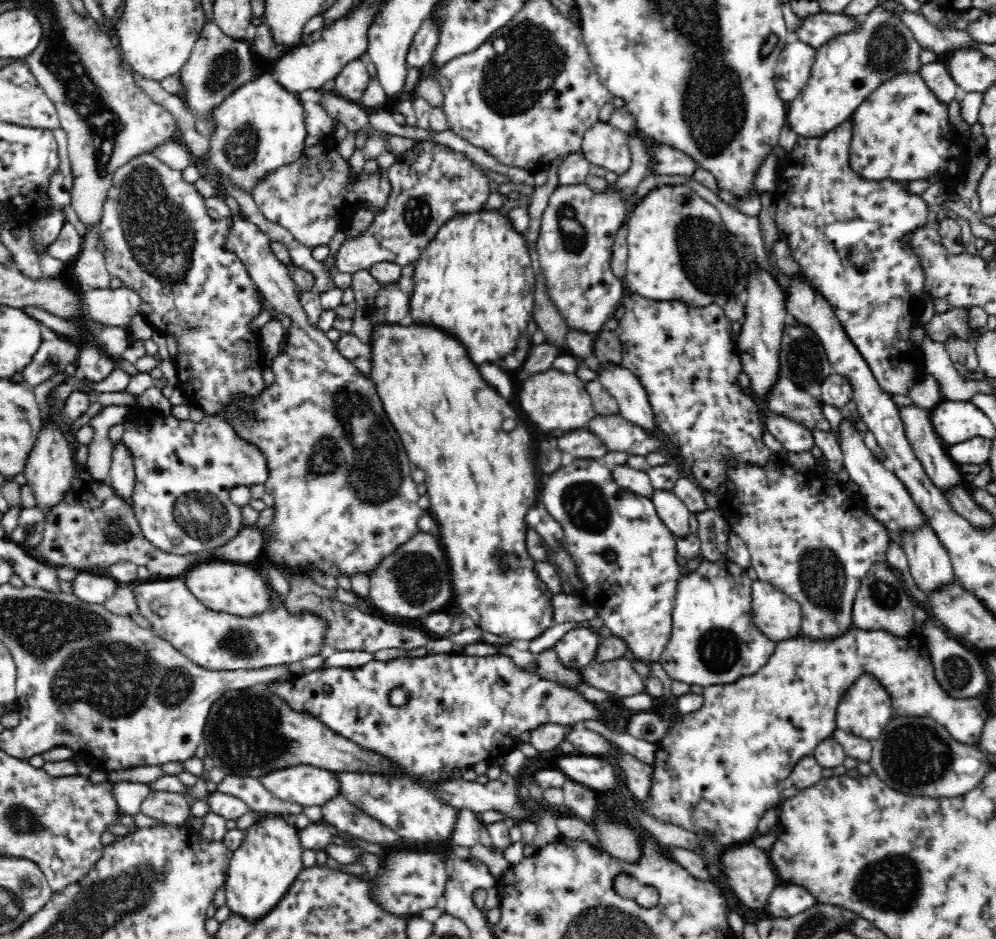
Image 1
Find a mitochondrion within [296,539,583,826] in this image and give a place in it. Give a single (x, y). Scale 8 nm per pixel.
(411, 569)

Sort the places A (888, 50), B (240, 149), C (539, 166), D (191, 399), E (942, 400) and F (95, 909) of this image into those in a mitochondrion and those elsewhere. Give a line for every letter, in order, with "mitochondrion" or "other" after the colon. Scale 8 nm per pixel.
A: mitochondrion
B: mitochondrion
C: other
D: other
E: other
F: mitochondrion

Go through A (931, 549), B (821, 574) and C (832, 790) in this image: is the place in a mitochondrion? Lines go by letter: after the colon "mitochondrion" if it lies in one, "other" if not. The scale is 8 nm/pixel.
A: other
B: mitochondrion
C: other

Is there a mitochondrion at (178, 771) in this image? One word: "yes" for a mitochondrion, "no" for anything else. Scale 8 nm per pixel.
no

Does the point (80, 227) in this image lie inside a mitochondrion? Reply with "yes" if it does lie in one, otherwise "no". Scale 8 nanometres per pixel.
no

